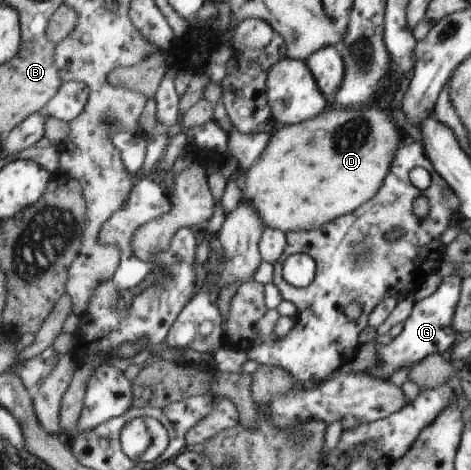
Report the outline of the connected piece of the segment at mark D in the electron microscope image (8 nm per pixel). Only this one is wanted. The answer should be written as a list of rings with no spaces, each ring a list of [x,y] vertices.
[[[372,105],[352,109],[328,108],[312,119],[280,127],[269,135],[268,147],[245,175],[243,197],[256,205],[256,211],[270,229],[280,229],[285,234],[286,231],[319,228],[366,204],[379,191],[395,161],[398,141],[400,139],[394,125]]]

